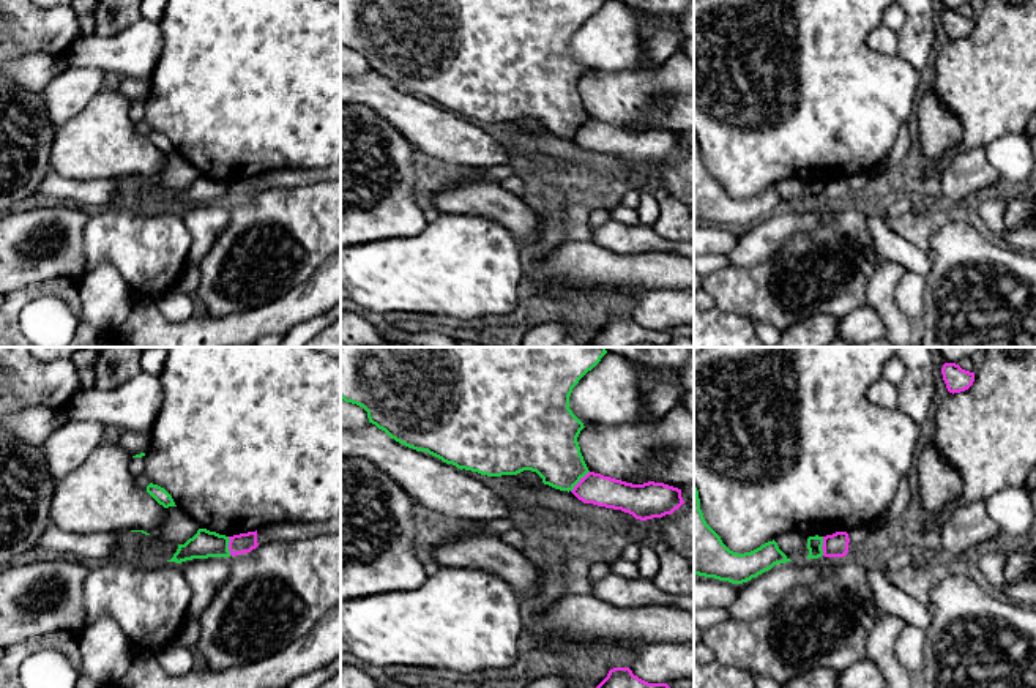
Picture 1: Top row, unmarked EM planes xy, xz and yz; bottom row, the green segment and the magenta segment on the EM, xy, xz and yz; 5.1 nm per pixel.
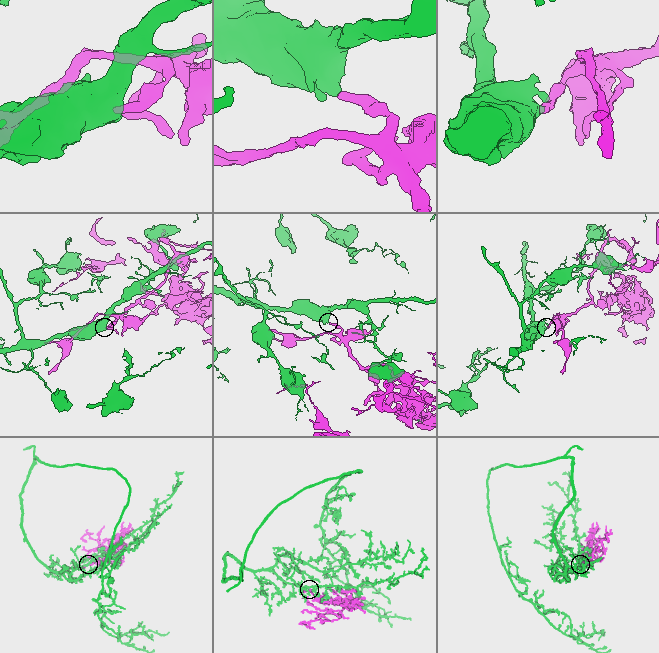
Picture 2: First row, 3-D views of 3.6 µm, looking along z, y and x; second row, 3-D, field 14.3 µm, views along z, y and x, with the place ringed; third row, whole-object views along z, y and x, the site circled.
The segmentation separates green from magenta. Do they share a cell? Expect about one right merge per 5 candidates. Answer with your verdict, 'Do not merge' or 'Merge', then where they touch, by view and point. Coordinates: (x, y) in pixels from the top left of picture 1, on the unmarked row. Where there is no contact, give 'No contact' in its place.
Do not merge. Touches green at xz (579, 127)

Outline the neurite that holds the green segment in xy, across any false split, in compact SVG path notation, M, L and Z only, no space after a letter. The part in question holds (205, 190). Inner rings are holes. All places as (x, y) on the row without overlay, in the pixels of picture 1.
M199 175L184 191L178 191L177 199L167 208L181 210L192 205L230 204L229 188L225 181Z

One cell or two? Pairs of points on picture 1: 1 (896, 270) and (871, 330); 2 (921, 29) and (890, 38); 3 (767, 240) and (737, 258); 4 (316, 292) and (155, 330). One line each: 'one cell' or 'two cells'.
1: two cells
2: two cells
3: one cell
4: one cell

